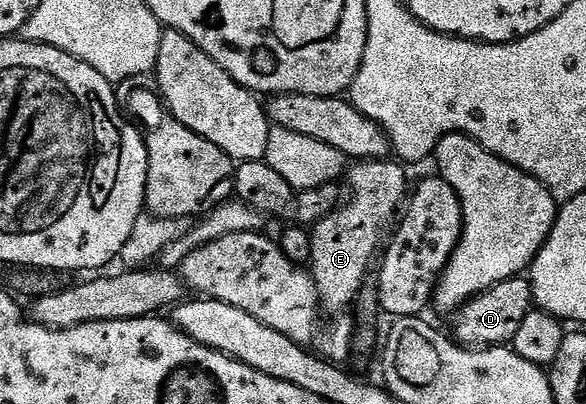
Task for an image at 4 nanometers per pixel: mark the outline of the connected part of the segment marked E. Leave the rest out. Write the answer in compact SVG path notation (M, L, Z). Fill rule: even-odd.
M386 158L355 161L348 170L350 199L347 202L345 199L338 209L324 216L324 220L320 220L310 230L312 252L308 269L316 284L321 309L327 315L341 315L349 311L346 310L349 306L351 309L357 303L362 285L371 277L372 267L379 257L383 245L382 233L391 229L407 201L407 167L401 161L390 161Z

